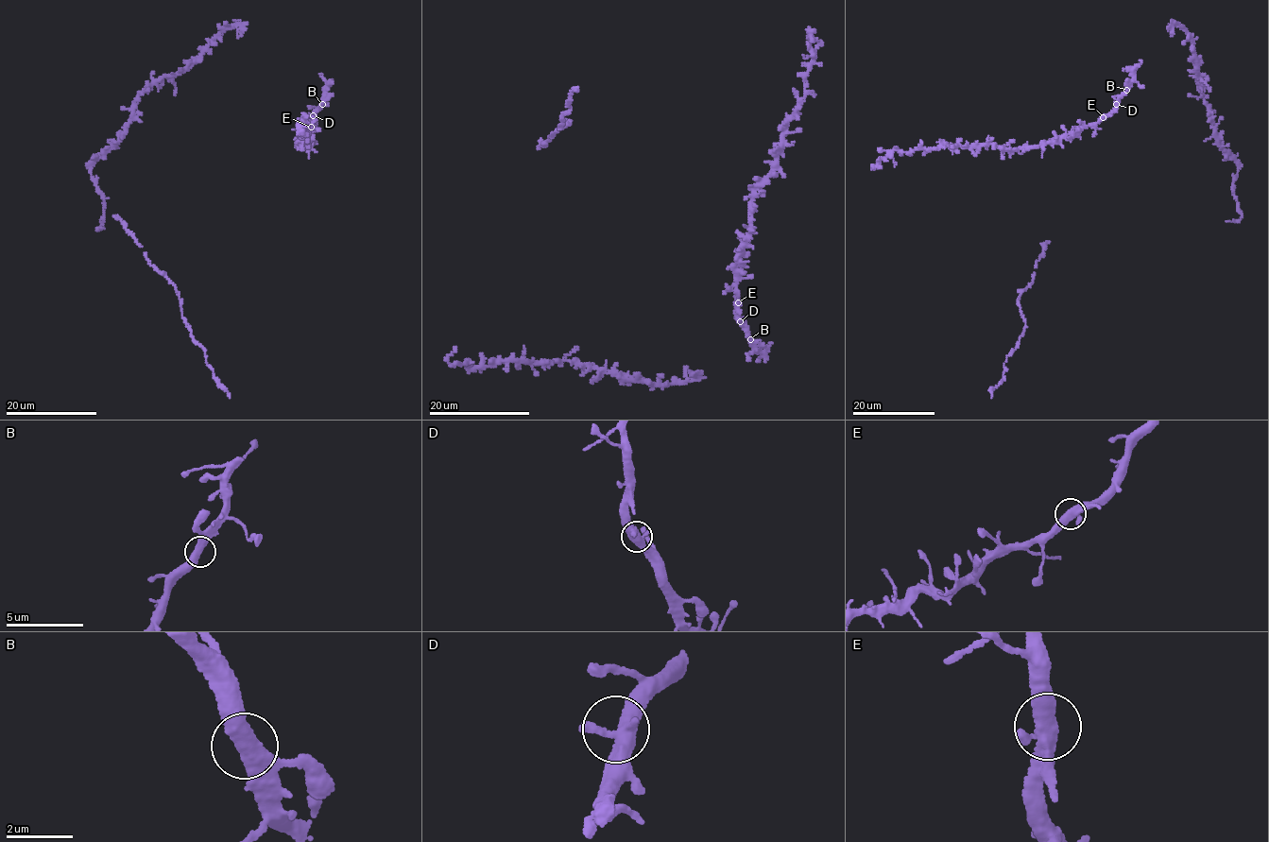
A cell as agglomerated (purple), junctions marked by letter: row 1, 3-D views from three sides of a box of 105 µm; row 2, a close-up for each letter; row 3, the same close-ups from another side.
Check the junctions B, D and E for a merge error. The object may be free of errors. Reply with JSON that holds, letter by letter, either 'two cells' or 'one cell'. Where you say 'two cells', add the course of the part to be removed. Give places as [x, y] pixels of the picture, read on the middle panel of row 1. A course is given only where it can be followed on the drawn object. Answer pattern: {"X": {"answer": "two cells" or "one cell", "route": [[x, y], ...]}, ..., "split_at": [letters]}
{"B": {"answer": "one cell"}, "D": {"answer": "one cell"}, "E": {"answer": "one cell"}, "split_at": []}

